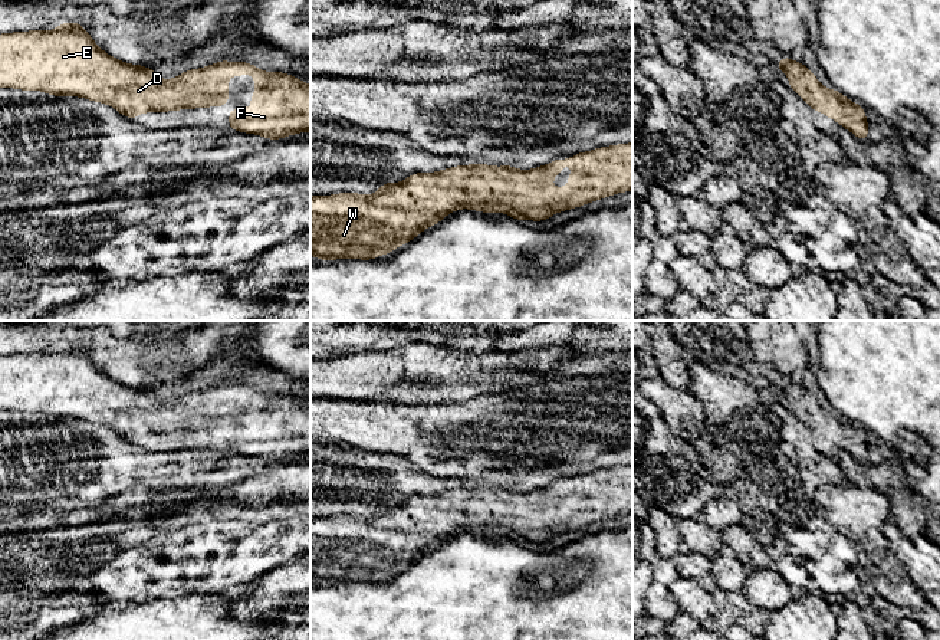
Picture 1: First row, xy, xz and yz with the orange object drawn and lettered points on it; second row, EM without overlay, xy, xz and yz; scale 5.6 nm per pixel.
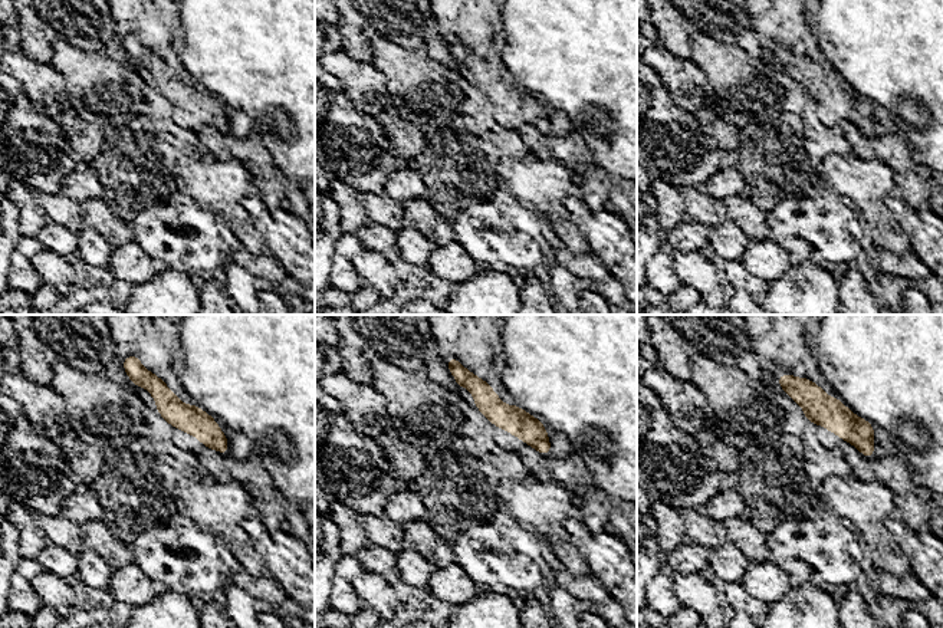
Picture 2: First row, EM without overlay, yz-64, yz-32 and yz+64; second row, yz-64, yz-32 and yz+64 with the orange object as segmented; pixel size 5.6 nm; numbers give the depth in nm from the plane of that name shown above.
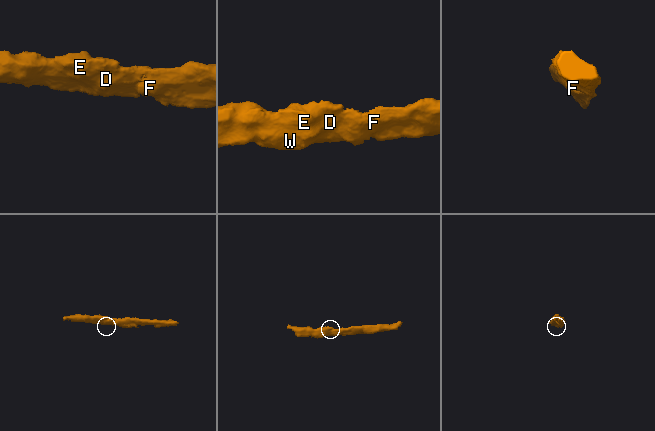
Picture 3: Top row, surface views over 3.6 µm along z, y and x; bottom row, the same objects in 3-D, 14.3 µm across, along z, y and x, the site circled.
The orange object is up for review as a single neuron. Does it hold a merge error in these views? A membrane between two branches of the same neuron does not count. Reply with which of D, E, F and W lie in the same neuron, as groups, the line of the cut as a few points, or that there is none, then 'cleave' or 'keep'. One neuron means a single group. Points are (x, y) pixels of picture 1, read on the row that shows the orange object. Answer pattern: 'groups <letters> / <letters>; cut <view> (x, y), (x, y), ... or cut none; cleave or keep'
groups D E F W; cut none; keep

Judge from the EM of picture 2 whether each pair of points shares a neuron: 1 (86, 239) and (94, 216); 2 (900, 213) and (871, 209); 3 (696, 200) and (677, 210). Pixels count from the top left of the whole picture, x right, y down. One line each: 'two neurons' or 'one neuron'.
1: two neurons
2: two neurons
3: two neurons

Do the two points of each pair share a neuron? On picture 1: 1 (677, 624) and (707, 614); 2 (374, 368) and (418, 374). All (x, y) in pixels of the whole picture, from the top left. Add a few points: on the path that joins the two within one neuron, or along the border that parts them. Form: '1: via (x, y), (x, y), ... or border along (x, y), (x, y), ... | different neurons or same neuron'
1: border along (682, 610), (699, 624) | different neurons
2: via (385, 374), (407, 374) | same neuron

